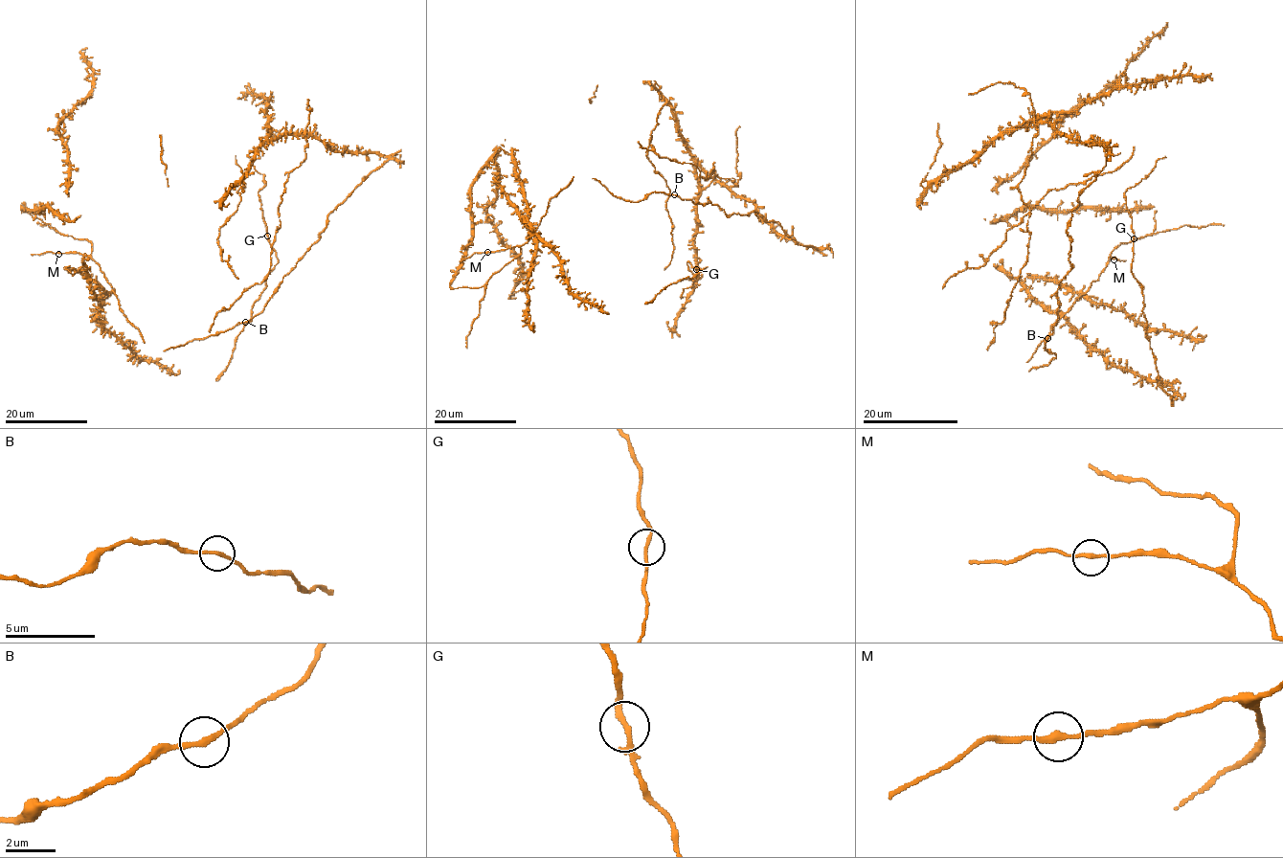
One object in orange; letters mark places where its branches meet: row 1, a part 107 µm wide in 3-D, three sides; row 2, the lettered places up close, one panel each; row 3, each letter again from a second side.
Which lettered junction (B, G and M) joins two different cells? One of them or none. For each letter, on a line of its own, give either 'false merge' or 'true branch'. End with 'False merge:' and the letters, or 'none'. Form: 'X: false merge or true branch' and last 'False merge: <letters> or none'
B: true branch
G: true branch
M: true branch
False merge: none

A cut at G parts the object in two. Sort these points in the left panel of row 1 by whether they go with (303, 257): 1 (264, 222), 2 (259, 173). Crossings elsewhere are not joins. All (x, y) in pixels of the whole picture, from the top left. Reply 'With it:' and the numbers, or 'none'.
With it: none

